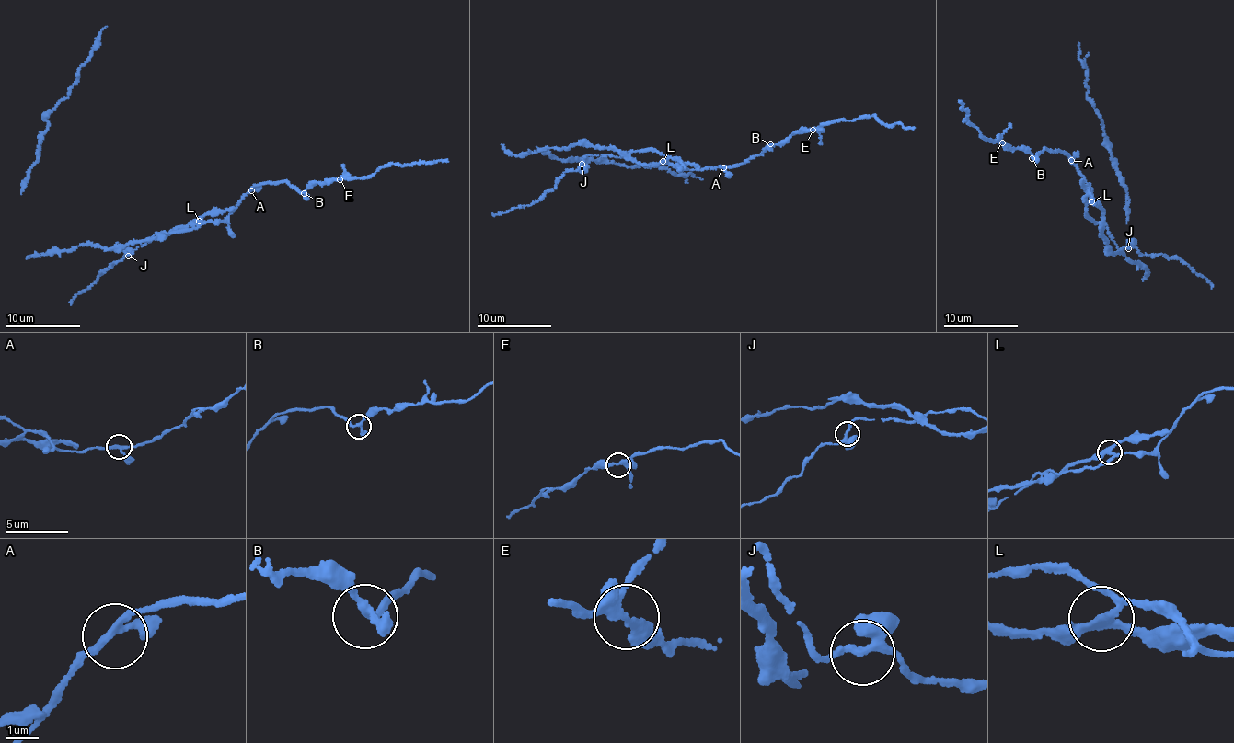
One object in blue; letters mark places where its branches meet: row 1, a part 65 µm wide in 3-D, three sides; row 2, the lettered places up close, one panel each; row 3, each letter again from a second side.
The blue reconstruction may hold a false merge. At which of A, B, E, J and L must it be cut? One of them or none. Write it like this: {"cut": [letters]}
{"cut": ["L"]}

